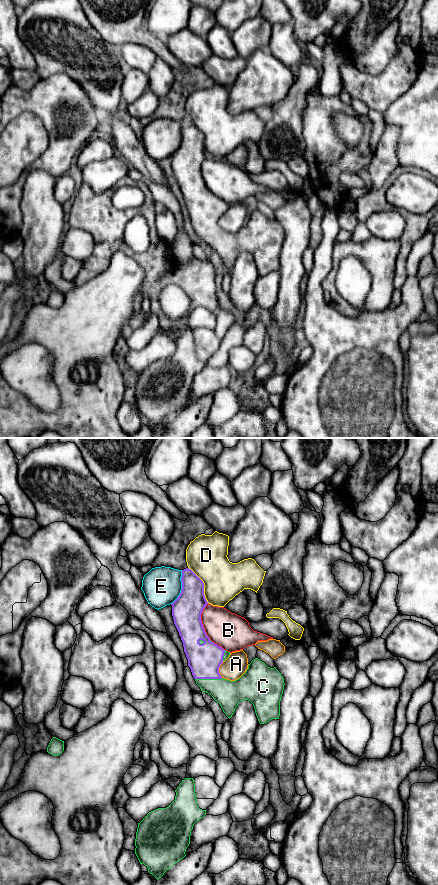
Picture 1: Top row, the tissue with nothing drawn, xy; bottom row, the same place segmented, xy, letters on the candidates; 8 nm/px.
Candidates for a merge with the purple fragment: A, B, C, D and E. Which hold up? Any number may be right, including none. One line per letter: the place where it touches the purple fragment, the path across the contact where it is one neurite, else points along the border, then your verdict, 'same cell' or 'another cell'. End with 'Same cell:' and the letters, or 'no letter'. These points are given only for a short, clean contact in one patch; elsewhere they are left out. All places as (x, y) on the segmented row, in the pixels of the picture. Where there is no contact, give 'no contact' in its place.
A: meets purple in xy at (218, 669); border along xy (223, 661), (219, 667), (221, 677); another cell
B: meets purple in xy at (203, 628); another cell
C: meets purple in xy at (208, 678); same cell
D: meets purple in xy at (203, 585); another cell
E: meets purple in xy at (182, 587); another cell
Same cell: C

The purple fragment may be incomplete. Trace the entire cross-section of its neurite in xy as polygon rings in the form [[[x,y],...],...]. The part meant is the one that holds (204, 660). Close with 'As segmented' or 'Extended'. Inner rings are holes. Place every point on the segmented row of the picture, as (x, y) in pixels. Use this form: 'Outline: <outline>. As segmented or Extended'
Outline: [[[189,568],[182,570],[182,590],[178,598],[171,604],[174,624],[183,642],[188,666],[196,684],[202,692],[210,694],[220,704],[223,712],[231,718],[238,704],[243,700],[250,701],[255,709],[260,724],[272,719],[279,719],[280,701],[284,690],[284,678],[274,668],[268,667],[260,659],[255,658],[248,665],[246,672],[237,680],[224,679],[219,673],[220,665],[229,657],[230,652],[224,650],[210,640],[201,621],[203,609],[208,604],[204,595],[203,581]]]. Extended

